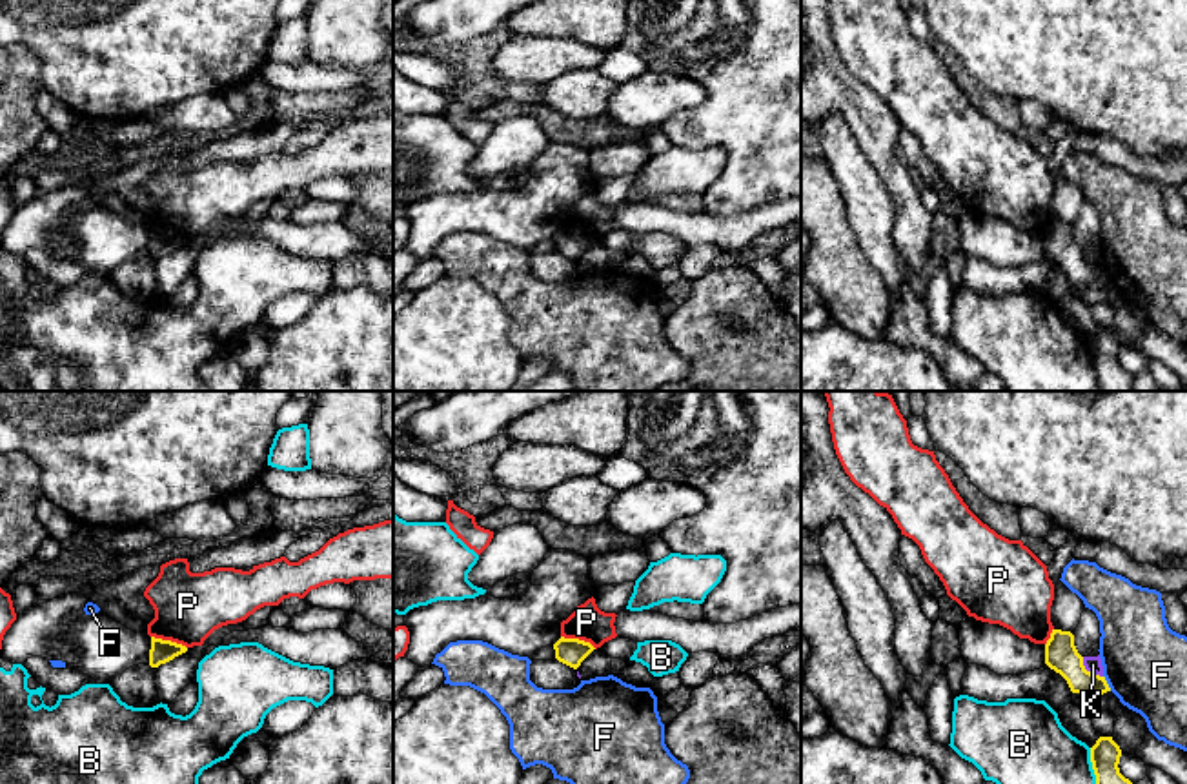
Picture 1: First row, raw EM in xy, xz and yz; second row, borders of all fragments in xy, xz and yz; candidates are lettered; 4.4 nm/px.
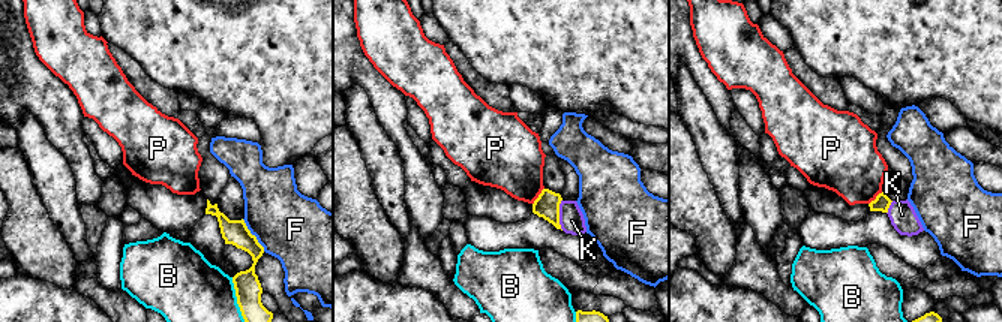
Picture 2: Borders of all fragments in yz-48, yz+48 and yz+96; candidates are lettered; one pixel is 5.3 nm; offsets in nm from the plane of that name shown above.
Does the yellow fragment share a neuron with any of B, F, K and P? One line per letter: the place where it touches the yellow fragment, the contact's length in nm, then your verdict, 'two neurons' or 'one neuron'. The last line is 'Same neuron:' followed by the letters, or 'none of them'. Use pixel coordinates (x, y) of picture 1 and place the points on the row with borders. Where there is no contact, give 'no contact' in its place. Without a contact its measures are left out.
B: yz (1093, 766) | 160 nm | two neurons
F: yz (1105, 683) | 80 nm | two neurons
K: yz (1089, 672) | 130 nm | two neurons
P: xy (170, 641) | 170 nm | two neurons
Same neuron: none of them

